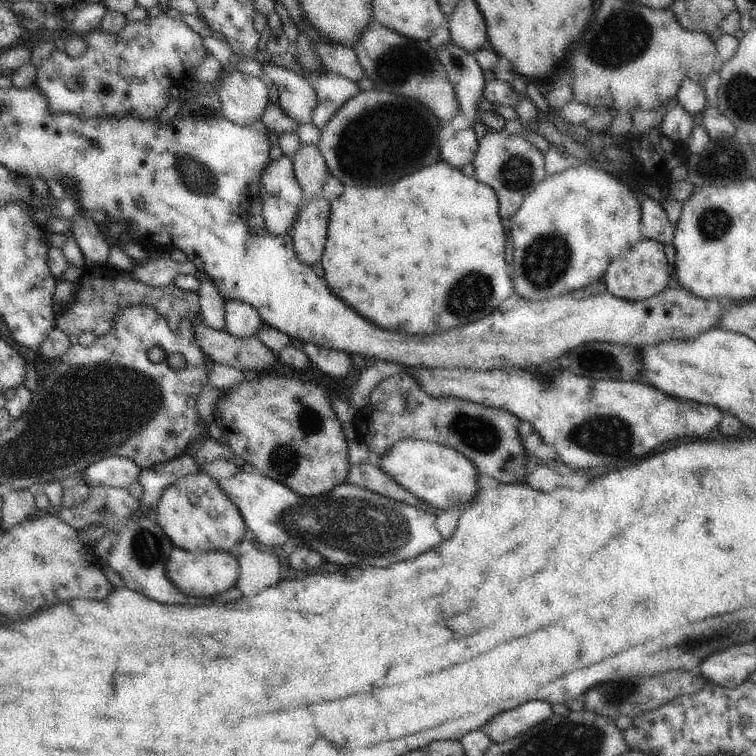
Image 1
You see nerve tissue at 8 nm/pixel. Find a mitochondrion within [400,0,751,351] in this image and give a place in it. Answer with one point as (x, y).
(625, 34)

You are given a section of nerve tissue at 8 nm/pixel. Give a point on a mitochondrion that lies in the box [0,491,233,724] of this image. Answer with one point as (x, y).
(146, 546)

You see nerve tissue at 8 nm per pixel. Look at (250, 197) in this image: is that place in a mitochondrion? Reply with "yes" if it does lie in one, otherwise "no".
no

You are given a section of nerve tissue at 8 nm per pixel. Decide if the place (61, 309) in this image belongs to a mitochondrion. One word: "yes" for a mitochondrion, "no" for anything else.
no

